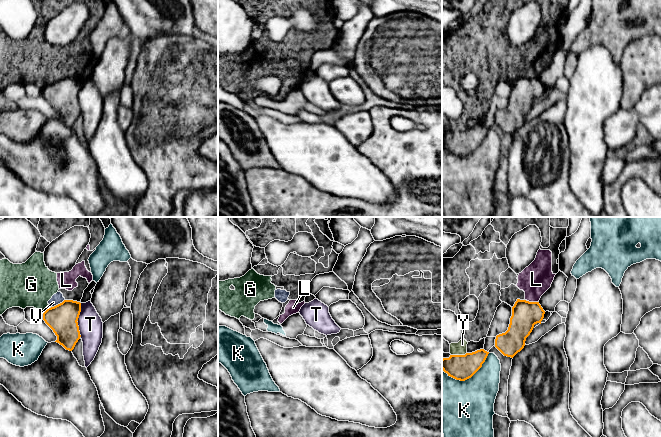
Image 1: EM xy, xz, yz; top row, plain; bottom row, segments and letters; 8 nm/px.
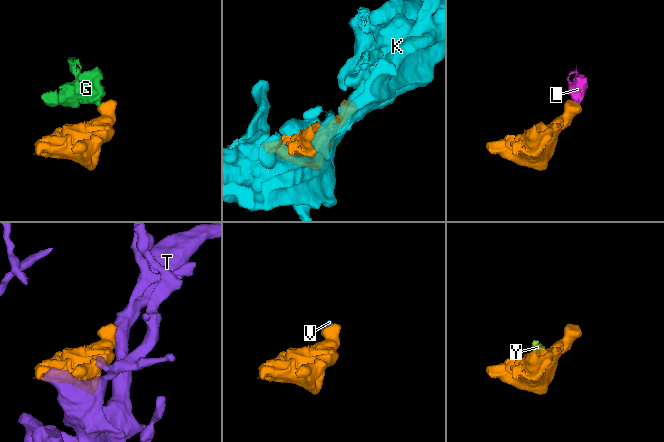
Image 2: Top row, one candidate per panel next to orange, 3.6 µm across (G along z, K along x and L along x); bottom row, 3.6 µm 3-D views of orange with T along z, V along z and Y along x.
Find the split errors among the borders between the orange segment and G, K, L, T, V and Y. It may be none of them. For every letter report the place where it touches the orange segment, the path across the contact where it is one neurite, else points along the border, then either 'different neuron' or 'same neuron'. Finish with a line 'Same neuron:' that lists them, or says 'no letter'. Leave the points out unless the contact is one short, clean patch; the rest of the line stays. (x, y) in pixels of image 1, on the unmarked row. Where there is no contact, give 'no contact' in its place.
G: contact xy (46, 86); border xy (49, 83), (42, 88); different neuron
K: contact yz (468, 154); different neuron
L: contact yz (533, 78); border yz (527, 76), (538, 78); different neuron
T: contact xy (77, 96); different neuron
V: contact xy (58, 80); border xy (64, 75), (50, 84); different neuron
Y: contact yz (458, 131); border yz (466, 128), (464, 130), (451, 131); different neuron
Same neuron: no letter

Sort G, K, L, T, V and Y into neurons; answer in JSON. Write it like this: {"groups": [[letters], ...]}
{"groups": [["G", "L", "V", "Y"], ["K"], ["T"]]}

